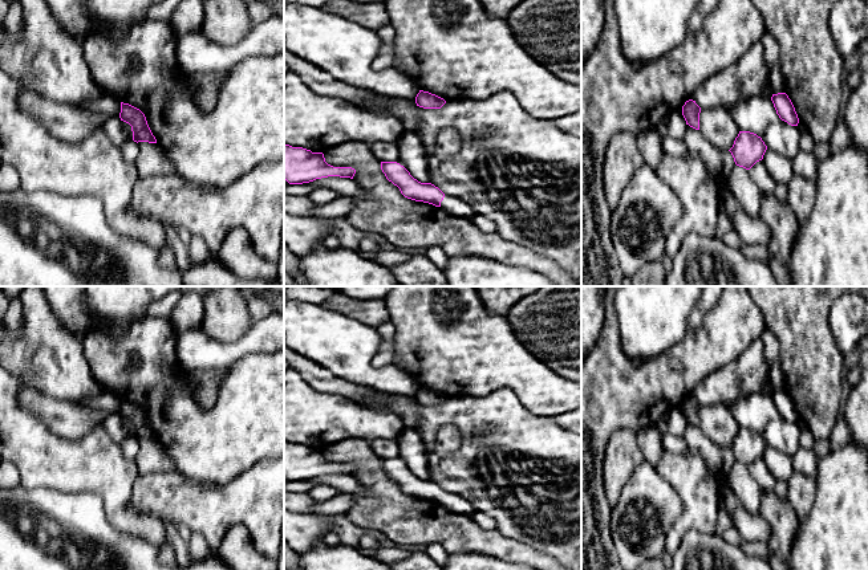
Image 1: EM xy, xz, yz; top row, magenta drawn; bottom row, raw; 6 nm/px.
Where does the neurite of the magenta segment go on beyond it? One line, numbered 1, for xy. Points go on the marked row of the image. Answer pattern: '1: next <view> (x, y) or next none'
1: next none

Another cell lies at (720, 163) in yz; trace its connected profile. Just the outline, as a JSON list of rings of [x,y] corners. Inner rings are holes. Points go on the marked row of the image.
[[[686,125],[685,135],[682,138],[687,151],[698,152],[703,159],[707,174],[727,180],[735,162],[730,151],[723,151],[713,146],[699,130]]]

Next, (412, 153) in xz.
[[[403,133],[396,142],[399,164],[421,183],[430,183],[427,156],[421,139],[413,133]]]

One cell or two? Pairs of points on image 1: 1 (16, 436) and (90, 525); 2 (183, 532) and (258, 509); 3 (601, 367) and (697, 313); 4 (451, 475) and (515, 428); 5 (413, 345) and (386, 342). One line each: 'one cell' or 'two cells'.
1: two cells
2: two cells
3: two cells
4: one cell
5: two cells

